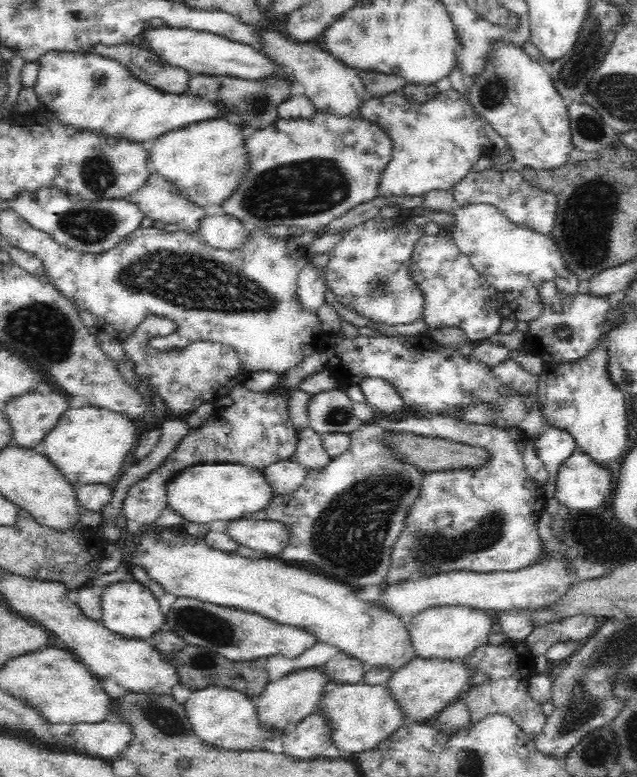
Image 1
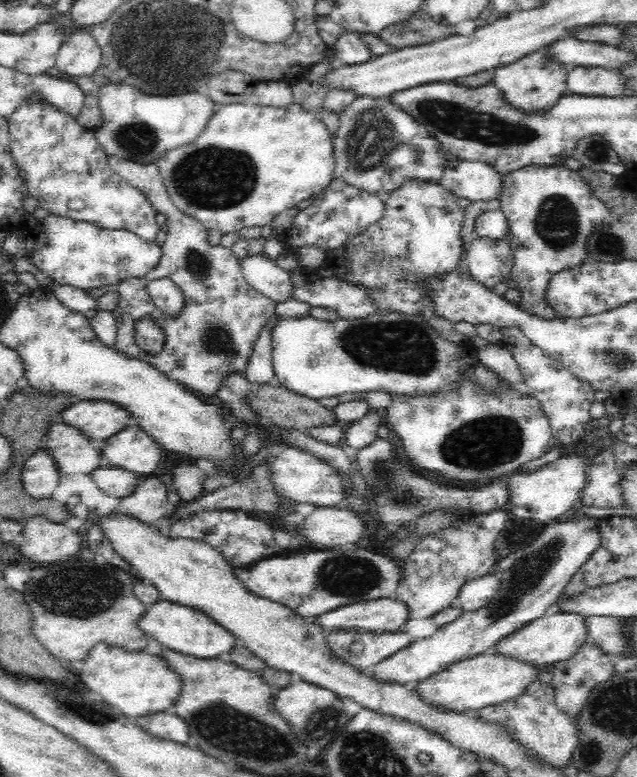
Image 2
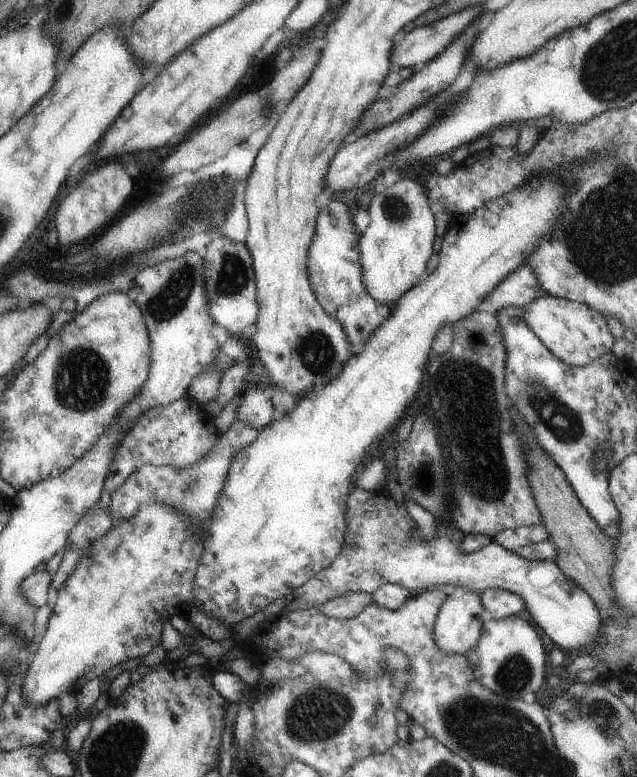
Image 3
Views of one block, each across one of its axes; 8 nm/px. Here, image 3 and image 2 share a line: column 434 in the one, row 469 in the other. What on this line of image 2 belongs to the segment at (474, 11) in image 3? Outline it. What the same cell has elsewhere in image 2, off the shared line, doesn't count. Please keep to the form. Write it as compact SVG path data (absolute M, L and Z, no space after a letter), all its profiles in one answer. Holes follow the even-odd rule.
M40 448L32 458L26 460L22 470L24 490L36 500L50 500L52 492L60 484L60 472L54 456Z

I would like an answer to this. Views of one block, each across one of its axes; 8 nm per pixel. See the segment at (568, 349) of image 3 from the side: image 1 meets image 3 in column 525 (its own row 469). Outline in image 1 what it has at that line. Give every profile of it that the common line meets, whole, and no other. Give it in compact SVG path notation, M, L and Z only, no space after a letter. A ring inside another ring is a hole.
M306 428L298 434L298 448L294 458L304 466L306 472L322 472L334 460L328 456L322 442L324 442L324 436L314 432L312 428Z

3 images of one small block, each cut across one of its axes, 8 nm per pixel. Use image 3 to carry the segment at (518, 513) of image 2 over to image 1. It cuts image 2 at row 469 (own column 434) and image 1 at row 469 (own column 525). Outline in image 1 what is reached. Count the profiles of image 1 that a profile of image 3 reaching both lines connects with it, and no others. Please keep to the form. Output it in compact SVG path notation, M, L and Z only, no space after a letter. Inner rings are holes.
M576 448L574 454L562 464L562 468L558 472L558 480L556 480L556 500L562 506L572 508L574 512L602 508L612 498L612 490L614 490L614 474L610 472L610 468L600 466L584 450L578 450Z

